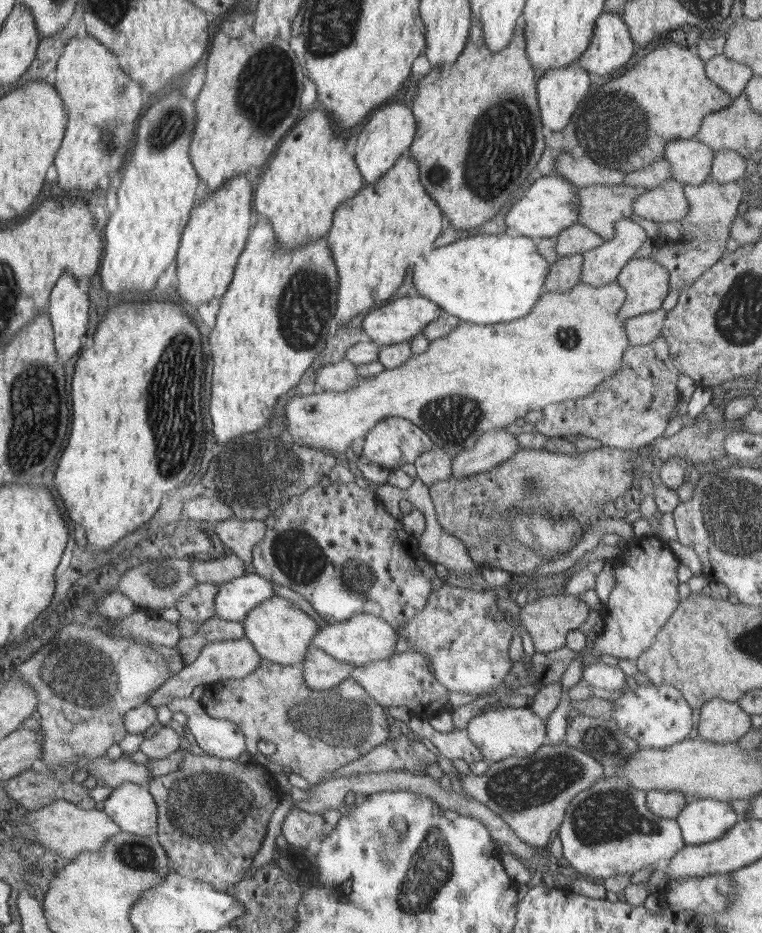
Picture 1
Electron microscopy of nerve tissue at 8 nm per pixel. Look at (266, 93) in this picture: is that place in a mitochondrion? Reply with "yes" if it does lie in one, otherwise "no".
yes

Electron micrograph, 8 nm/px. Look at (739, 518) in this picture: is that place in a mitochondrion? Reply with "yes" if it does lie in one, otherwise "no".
yes

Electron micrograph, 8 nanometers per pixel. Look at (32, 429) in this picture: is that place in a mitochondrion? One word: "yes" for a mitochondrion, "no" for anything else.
yes

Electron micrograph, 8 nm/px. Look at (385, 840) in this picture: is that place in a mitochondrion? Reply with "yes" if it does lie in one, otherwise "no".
yes

